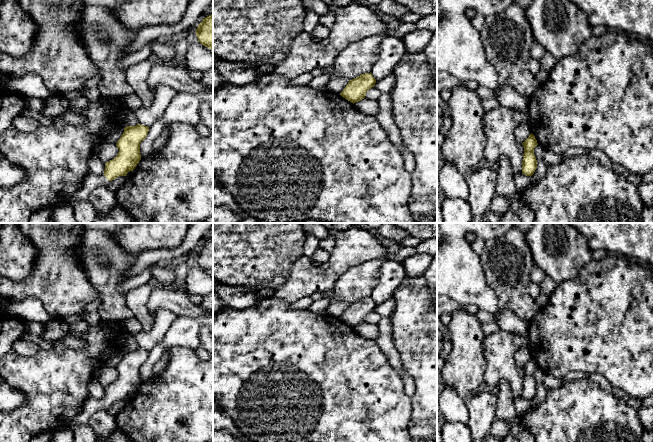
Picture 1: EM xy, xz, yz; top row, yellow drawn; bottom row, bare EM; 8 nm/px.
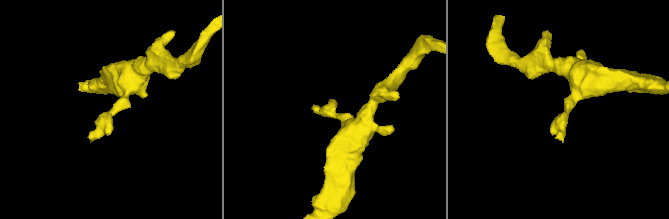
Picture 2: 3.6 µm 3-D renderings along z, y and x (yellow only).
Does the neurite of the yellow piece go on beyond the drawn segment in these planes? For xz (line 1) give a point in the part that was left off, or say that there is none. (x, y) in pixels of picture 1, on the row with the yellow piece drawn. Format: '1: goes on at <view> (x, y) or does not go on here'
1: does not go on here

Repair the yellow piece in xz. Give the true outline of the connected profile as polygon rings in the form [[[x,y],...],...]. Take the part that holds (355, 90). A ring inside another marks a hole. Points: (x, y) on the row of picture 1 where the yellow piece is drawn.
[[[364,73],[349,80],[340,95],[351,103],[356,103],[365,98],[366,92],[375,86],[376,79],[370,73]]]

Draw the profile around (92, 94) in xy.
[[[82,87],[78,91],[82,96],[86,97],[90,102],[97,101],[99,97],[99,92],[97,90],[97,87],[92,87],[92,88]]]

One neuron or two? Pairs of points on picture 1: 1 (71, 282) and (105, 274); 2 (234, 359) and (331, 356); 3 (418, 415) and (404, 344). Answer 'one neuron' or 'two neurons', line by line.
1: two neurons
2: one neuron
3: one neuron

